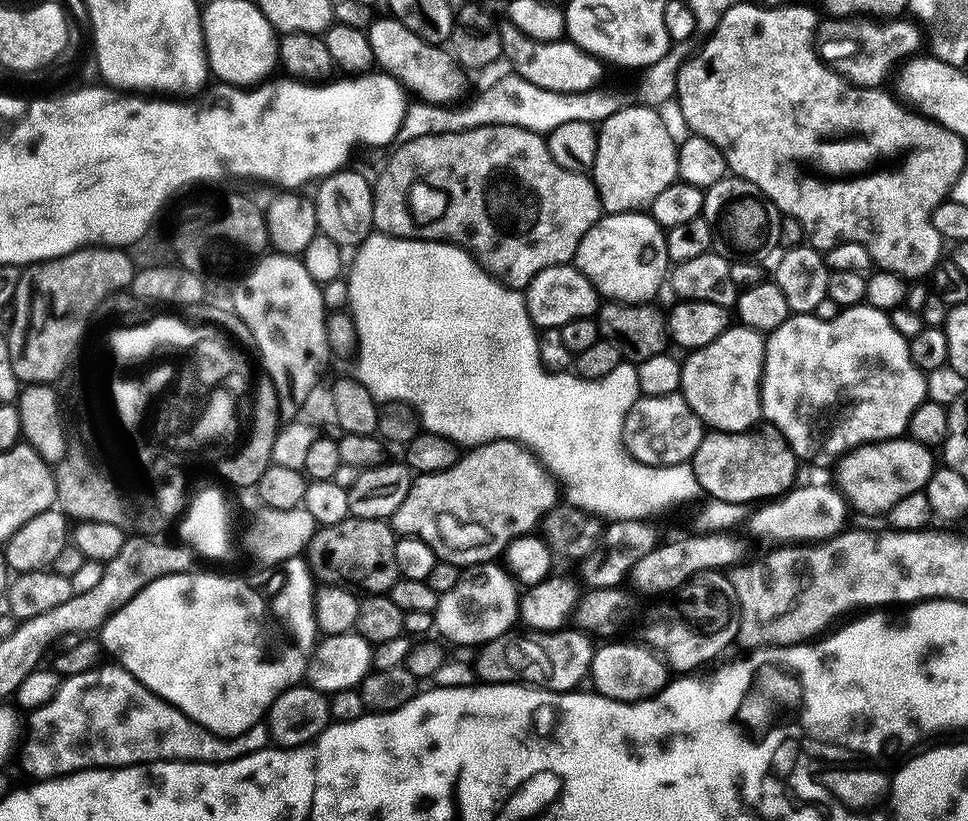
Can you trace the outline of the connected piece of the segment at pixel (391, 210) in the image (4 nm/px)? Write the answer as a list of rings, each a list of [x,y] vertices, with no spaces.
[[[487,124],[481,128],[475,128],[474,130],[462,130],[461,132],[447,132],[446,134],[426,134],[422,138],[414,138],[410,142],[400,144],[397,147],[397,152],[393,154],[392,161],[385,166],[380,172],[380,177],[375,177],[374,187],[372,189],[372,197],[374,198],[374,228],[375,231],[384,232],[387,236],[401,236],[407,240],[439,240],[446,244],[455,244],[458,248],[463,248],[464,251],[472,255],[472,259],[480,265],[484,271],[501,284],[505,284],[507,288],[515,288],[517,290],[527,289],[528,283],[542,270],[546,270],[550,266],[558,266],[559,264],[572,264],[576,258],[576,251],[578,250],[578,242],[582,242],[584,235],[595,226],[602,215],[602,209],[600,206],[600,195],[596,189],[596,185],[592,183],[591,179],[583,172],[575,172],[574,170],[566,170],[562,166],[558,166],[558,162],[554,162],[554,158],[550,158],[550,150],[548,149],[547,139],[541,133],[531,132],[525,128],[519,128],[516,124]]]

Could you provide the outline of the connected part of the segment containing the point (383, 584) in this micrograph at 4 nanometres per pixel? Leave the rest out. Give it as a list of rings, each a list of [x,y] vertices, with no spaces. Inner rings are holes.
[[[349,515],[347,520],[334,522],[317,527],[312,535],[312,541],[306,549],[306,559],[317,581],[328,586],[347,586],[359,590],[364,594],[388,594],[395,584],[402,579],[398,570],[398,557],[395,554],[397,533],[393,532],[388,520],[375,520],[374,518],[358,518]]]

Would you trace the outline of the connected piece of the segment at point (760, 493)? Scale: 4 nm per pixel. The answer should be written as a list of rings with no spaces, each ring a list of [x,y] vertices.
[[[757,426],[746,432],[705,431],[690,463],[701,493],[713,496],[713,501],[721,504],[748,506],[751,500],[767,502],[783,496],[797,483],[798,458],[784,435],[771,426]]]

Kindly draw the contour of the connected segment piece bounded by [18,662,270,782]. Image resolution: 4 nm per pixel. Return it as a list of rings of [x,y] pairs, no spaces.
[[[108,662],[108,665],[106,664],[87,669],[84,673],[74,674],[73,676],[61,679],[60,688],[54,694],[54,698],[50,698],[50,702],[46,702],[40,708],[31,709],[29,716],[32,717],[28,720],[28,733],[25,736],[23,733],[22,743],[18,748],[18,756],[20,752],[20,768],[26,775],[32,776],[28,778],[36,782],[54,780],[57,776],[68,776],[71,772],[83,772],[90,768],[126,768],[134,764],[152,764],[155,760],[191,760],[201,764],[221,764],[227,760],[237,760],[243,756],[249,756],[258,750],[269,747],[270,735],[267,723],[261,722],[250,726],[250,730],[246,730],[241,736],[215,736],[213,732],[206,730],[198,722],[194,722],[189,716],[182,714],[182,710],[178,710],[173,704],[166,702],[146,686],[142,686],[142,682],[135,680],[126,669],[112,662]]]

